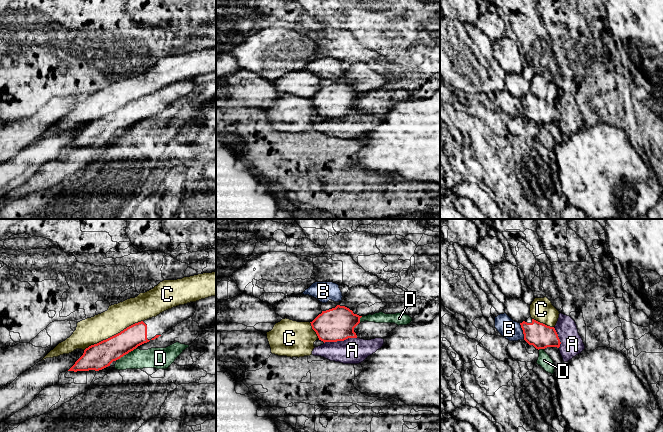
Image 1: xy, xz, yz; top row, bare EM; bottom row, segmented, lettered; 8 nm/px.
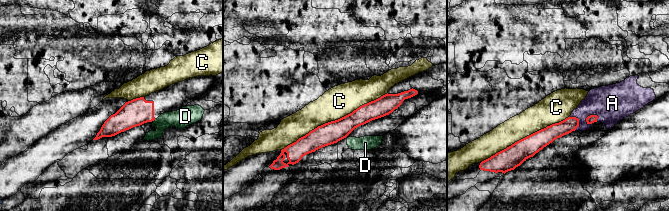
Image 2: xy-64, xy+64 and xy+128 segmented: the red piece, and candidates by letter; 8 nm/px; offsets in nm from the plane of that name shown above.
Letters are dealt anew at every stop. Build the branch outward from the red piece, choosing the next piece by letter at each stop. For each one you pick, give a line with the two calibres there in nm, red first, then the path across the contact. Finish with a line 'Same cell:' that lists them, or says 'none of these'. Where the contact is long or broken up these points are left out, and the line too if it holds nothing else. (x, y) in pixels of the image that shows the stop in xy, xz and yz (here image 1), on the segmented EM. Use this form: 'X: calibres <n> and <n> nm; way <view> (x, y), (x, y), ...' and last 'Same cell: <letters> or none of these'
Same cell: none of these

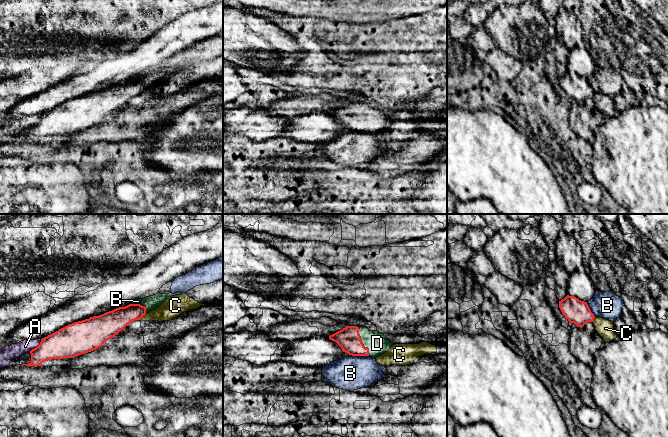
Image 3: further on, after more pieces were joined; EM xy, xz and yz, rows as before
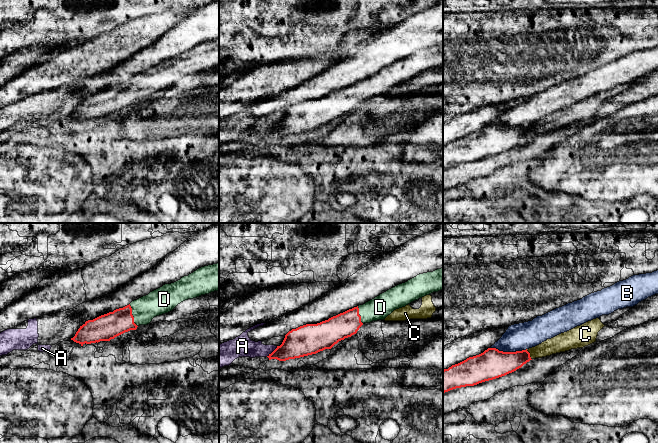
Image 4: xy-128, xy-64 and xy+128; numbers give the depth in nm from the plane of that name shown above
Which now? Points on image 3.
D: calibres 180 and 170 nm; way xz (348, 338), (361, 342), (377, 343)
Same cell: D

